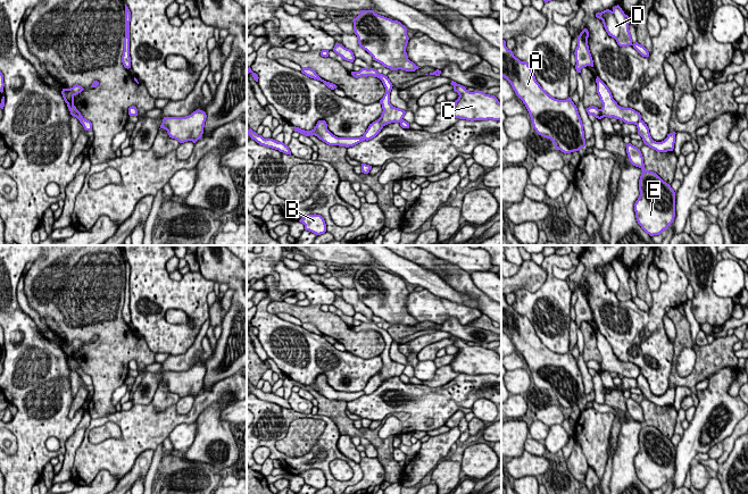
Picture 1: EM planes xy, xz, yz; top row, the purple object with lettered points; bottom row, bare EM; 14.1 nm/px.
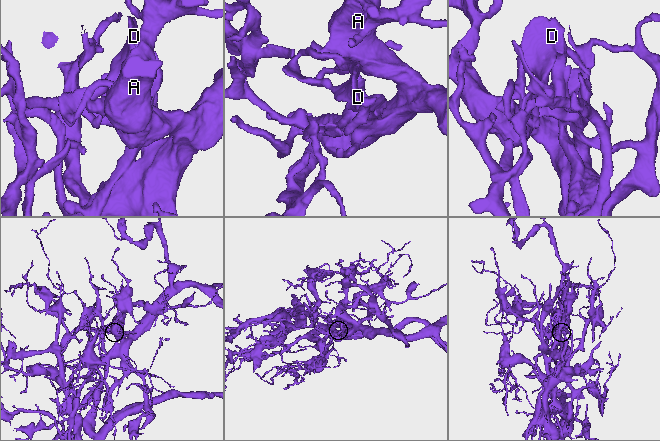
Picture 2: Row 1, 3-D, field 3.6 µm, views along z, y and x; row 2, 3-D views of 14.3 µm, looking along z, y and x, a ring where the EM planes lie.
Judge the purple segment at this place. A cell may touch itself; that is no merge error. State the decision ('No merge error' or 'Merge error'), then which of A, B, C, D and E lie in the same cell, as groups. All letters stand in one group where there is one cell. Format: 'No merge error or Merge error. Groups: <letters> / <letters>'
Merge error. Groups: A C D E / B

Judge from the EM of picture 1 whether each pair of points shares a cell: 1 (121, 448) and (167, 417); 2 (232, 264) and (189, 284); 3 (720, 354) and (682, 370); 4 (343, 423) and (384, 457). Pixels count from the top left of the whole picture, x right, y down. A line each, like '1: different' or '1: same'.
1: same
2: different
3: different
4: same

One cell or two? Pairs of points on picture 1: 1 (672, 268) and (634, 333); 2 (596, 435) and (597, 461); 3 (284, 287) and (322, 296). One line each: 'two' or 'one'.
1: one
2: one
3: one

